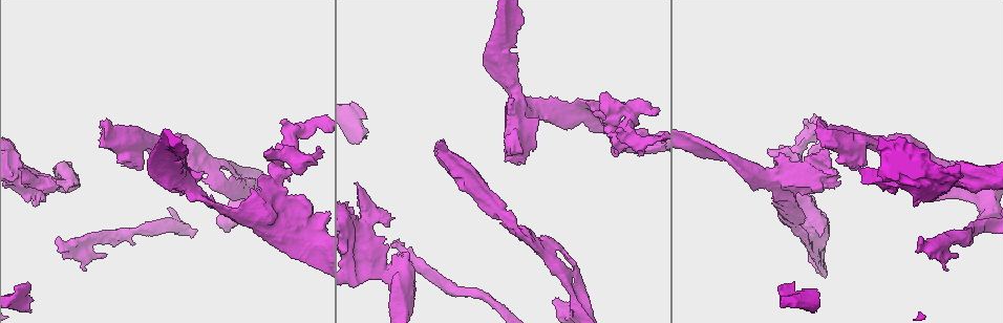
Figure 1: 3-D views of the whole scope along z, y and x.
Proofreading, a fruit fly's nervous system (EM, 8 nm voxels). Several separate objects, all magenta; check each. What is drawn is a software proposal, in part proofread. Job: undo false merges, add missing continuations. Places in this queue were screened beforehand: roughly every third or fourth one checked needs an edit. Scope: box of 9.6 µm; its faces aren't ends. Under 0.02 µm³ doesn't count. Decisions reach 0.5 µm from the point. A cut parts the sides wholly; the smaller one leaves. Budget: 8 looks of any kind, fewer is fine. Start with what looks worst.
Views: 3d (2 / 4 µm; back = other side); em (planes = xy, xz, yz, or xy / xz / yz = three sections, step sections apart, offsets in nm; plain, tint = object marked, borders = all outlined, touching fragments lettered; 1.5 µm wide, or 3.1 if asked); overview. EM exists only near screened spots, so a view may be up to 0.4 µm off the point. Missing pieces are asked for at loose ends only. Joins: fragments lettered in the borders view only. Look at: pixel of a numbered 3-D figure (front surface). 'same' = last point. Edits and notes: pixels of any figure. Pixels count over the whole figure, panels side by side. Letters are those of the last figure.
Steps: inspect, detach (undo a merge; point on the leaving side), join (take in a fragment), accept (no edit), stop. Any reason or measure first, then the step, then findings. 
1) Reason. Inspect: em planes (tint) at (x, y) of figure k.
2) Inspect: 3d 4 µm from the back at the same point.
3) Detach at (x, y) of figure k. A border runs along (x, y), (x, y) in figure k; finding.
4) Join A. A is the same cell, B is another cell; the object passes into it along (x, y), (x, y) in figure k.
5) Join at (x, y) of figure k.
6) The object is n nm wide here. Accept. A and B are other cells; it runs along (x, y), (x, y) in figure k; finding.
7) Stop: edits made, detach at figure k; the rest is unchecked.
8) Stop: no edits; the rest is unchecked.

Four arms meet. Inspect: 3d 2 µm at (279, 174) of figure 1.

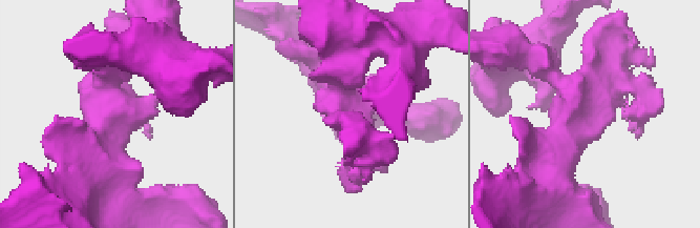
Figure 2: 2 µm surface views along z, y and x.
Inspect: em planes (borders) at (344, 99) of figure 2.

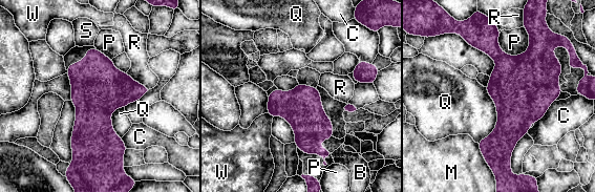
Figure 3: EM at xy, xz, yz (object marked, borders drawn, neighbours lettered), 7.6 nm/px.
Accept. B, C, M, P, Q, R, S and W are other cells; a border runs along (486, 87), (496, 124), (477, 143) in figure 3; continuous, no second neuron.

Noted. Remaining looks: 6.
Free end. Inspect: em planes (borders) at (962, 175) of figure 1.

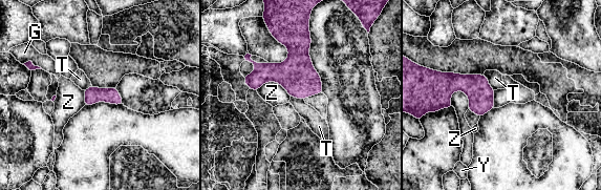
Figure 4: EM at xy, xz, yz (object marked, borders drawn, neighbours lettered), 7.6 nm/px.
Accept. G, T, Y and Z are other cells; a border runs along (484, 74), (488, 83), (495, 89) in figure 4; no lettered fragment goes on from it.

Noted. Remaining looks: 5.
Three-way junction. Inspect: em xy step 4 (borders) at (511, 85) of figure 1.

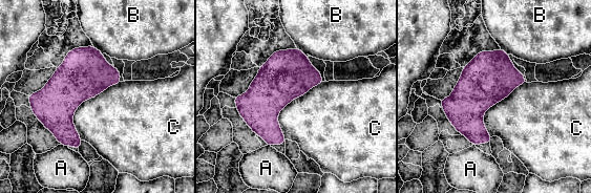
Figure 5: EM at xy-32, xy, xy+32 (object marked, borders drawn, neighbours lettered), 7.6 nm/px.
The longest contact is with C, 550 nm. Accept. A, B and C are other cells; a border runs along (121, 82), (78, 107), (81, 140) in figure 5; all the same neuron.

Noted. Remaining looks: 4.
Stop: no edits; the rest is unchecked.

